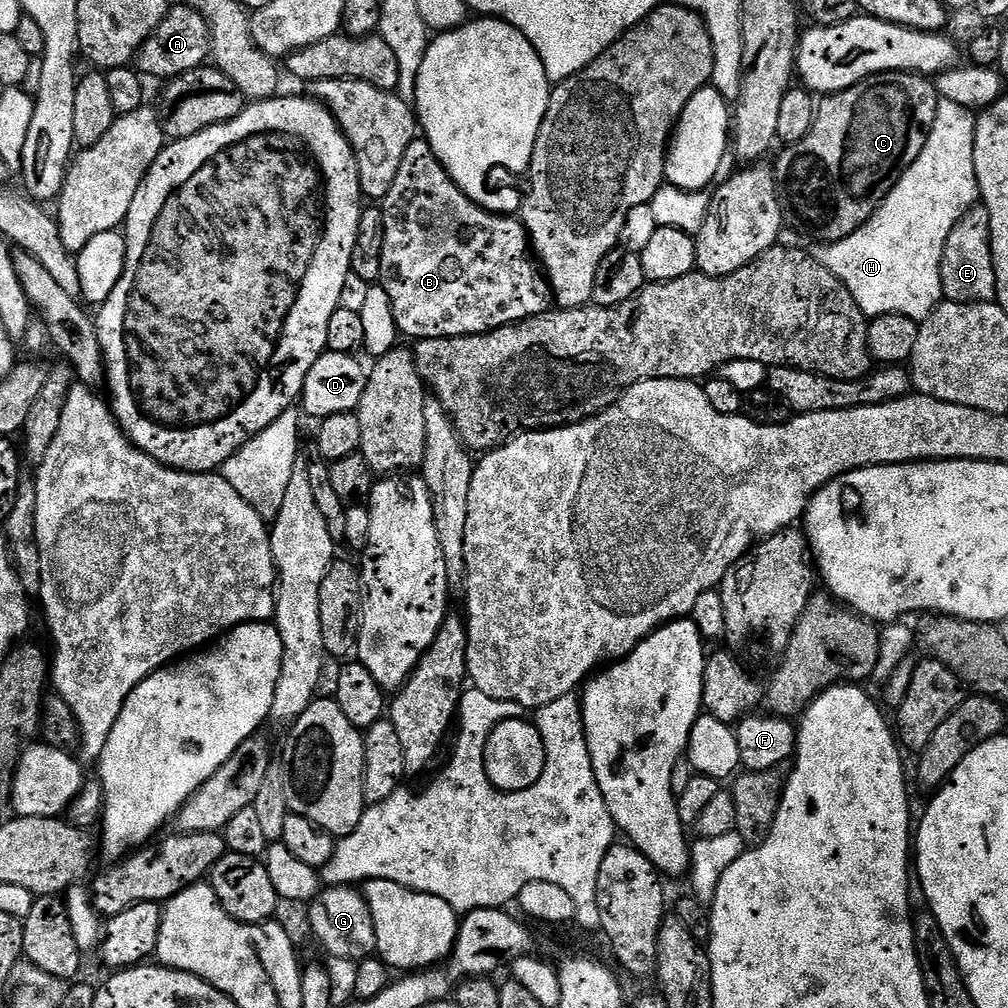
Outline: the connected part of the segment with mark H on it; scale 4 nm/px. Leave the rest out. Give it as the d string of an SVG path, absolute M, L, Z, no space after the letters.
M941 100L940 105L938 106L938 114L934 118L934 126L930 130L930 134L926 138L926 146L922 146L922 154L918 154L918 158L908 169L906 170L906 174L902 174L902 178L900 181L897 182L897 184L894 186L894 190L890 190L890 194L888 197L880 203L878 206L878 210L875 212L873 216L871 216L870 219L867 220L867 222L858 230L854 230L854 234L850 234L846 238L842 238L838 242L834 242L833 244L827 245L823 250L824 253L819 253L818 259L820 259L821 262L831 272L835 274L838 279L840 279L841 282L844 283L846 286L846 290L850 290L850 294L854 298L854 302L858 302L858 306L863 310L864 315L871 318L873 316L881 316L882 314L902 314L906 318L910 318L911 320L915 320L917 322L923 322L927 316L930 315L930 313L937 308L937 306L942 303L944 300L944 291L942 290L942 274L940 273L940 267L942 266L942 254L944 253L944 247L946 246L946 238L950 238L950 230L954 230L954 226L958 223L960 219L966 213L968 213L972 208L977 207L978 204L978 197L980 195L980 187L978 186L978 182L976 181L976 171L974 170L974 138L976 137L976 118L977 113L971 112L970 110L966 110L962 106L958 106L958 102L950 102L949 100Z

